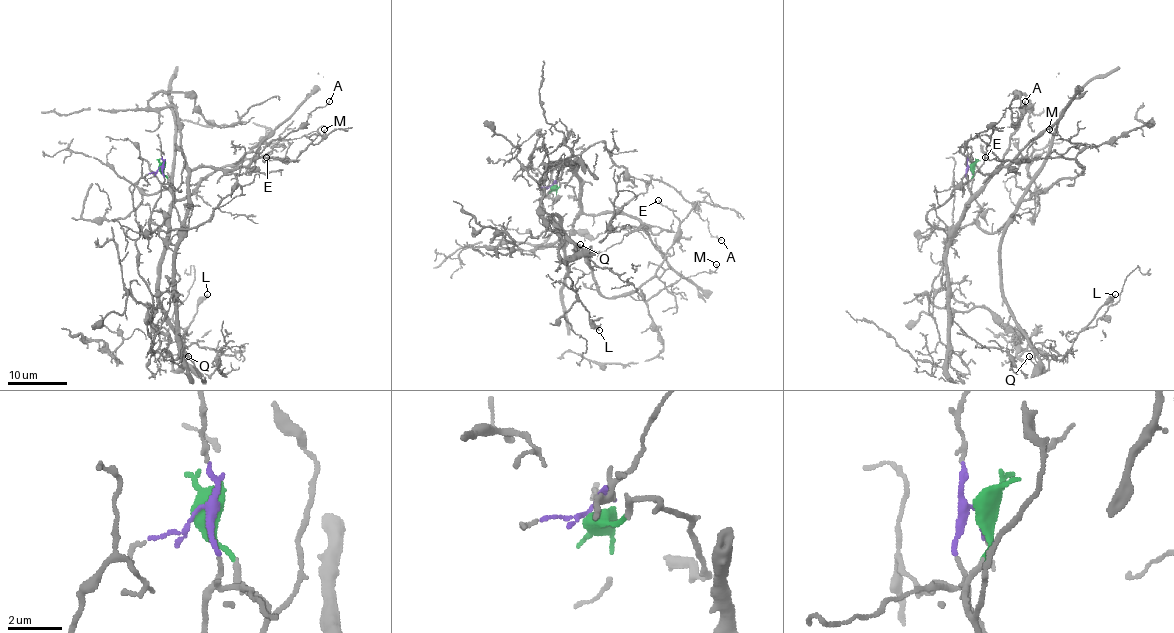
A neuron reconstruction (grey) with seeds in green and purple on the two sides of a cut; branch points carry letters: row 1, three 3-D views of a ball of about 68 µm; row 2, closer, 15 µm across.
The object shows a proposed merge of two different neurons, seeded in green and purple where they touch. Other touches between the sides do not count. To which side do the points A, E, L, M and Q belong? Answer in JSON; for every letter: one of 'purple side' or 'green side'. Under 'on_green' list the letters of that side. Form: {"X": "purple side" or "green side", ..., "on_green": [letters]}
{"A": "green side", "E": "purple side", "L": "purple side", "M": "purple side", "Q": "purple side", "on_green": ["A"]}

